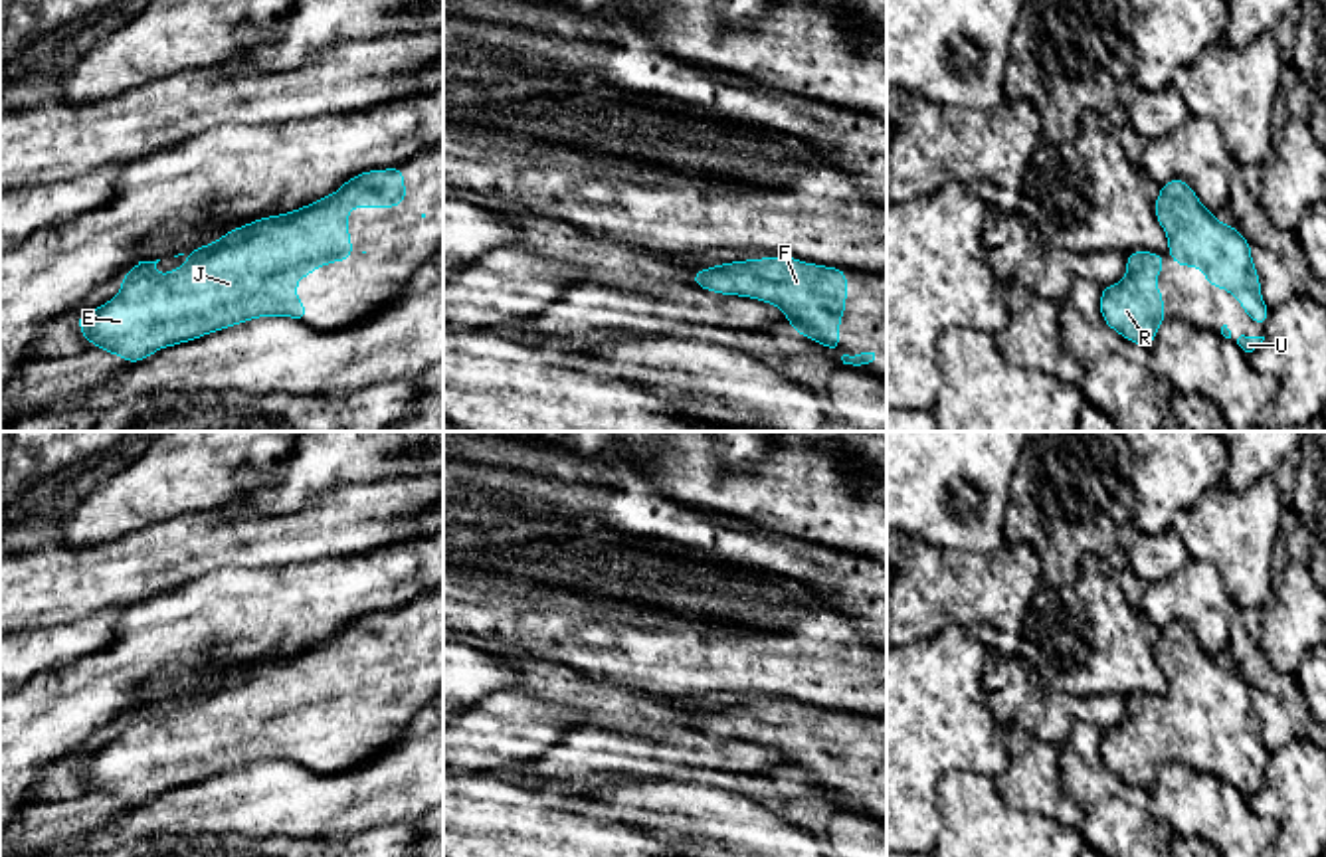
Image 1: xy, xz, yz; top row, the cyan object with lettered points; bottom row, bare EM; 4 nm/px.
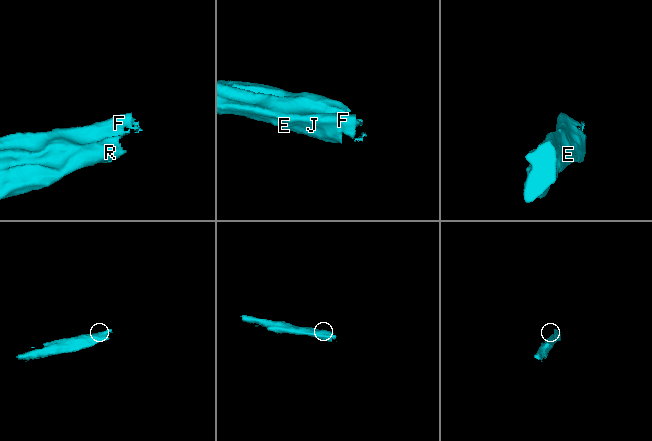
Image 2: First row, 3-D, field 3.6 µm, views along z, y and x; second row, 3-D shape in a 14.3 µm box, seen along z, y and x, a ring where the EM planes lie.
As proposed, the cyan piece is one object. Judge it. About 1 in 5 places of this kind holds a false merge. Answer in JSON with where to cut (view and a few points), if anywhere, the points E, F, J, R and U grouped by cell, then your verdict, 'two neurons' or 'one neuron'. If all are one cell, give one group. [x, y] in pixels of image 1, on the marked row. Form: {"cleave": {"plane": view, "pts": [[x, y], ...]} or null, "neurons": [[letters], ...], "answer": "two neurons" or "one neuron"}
{"cleave": null, "neurons": [["E", "F", "J", "R", "U"]], "answer": "one neuron"}

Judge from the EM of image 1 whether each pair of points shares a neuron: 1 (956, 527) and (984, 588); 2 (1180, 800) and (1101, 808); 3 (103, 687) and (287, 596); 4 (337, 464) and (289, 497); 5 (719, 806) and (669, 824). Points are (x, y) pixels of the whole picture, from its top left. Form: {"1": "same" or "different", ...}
{"1": "different", "2": "different", "3": "same", "4": "same", "5": "same"}

